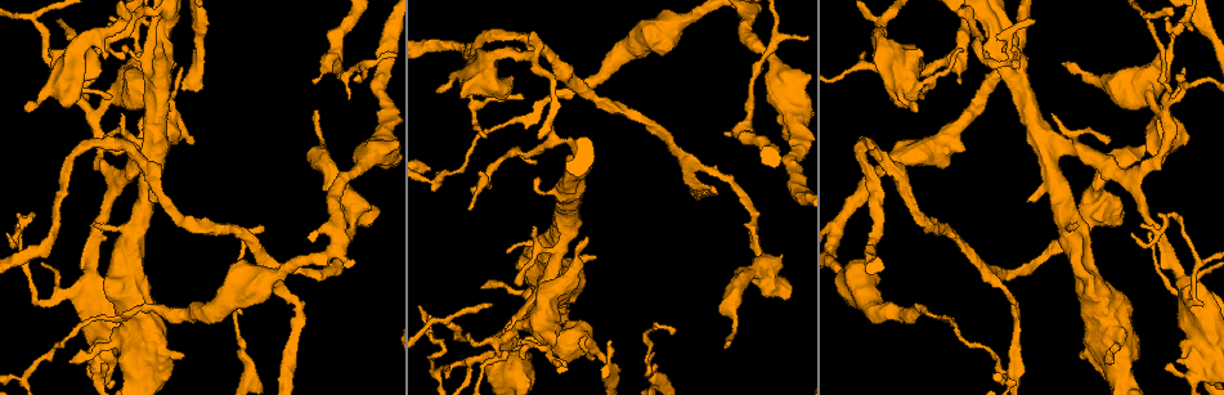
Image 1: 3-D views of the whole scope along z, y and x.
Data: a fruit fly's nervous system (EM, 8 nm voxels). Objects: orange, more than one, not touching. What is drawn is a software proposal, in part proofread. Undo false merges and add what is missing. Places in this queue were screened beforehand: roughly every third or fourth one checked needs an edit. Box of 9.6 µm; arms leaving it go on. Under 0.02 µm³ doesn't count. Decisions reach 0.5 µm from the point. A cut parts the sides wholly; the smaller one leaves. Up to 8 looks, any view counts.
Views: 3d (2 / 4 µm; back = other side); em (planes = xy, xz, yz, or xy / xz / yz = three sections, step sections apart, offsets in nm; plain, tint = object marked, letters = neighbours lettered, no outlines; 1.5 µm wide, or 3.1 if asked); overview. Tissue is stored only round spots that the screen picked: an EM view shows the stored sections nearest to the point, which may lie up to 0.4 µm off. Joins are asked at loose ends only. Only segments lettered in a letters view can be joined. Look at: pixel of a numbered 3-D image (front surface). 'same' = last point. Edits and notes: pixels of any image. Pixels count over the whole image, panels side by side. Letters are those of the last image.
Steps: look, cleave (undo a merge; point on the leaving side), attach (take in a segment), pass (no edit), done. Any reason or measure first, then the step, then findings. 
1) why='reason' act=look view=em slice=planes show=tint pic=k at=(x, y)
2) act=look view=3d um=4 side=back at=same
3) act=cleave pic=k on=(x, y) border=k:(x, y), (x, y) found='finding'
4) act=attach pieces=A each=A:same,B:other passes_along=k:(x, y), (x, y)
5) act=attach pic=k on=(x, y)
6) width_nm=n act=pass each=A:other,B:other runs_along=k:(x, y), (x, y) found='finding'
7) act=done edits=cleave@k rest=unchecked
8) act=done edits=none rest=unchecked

why='branch stops here' act=look view=em slice=planes show=letters pic=1 at=(1064, 62)

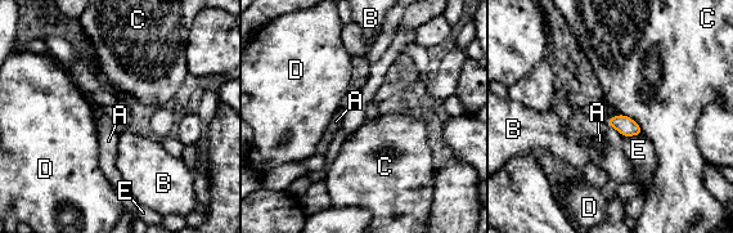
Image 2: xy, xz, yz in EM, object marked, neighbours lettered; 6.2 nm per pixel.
longest_contact=C:200nm act=pass each=A:other,B:other,C:other,D:other,E:other found='none of them fits'

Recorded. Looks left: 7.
why='an open end' act=look view=3d um=4 pic=1 at=(50, 49)

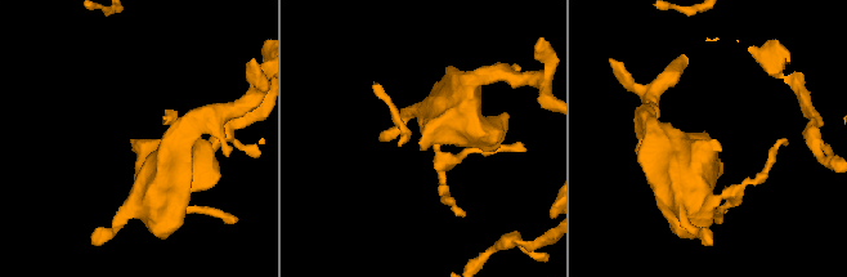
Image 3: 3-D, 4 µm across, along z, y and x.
act=look view=em slice=planes show=letters pic=3 at=(712, 142)

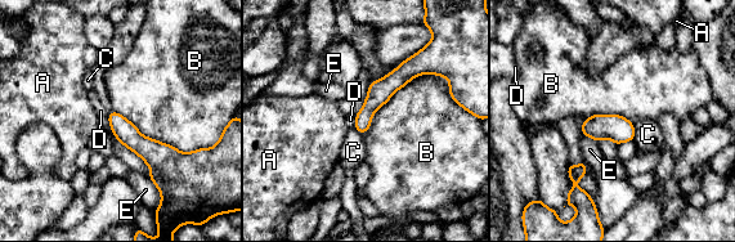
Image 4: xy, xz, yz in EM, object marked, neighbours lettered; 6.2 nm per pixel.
act=pass each=A:other,B:other,C:other,D:other,E:other found='no lettered segment goes on from it'

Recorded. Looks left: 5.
why='tapers out' act=look view=3d um=4 side=back pic=1 at=(472, 194)

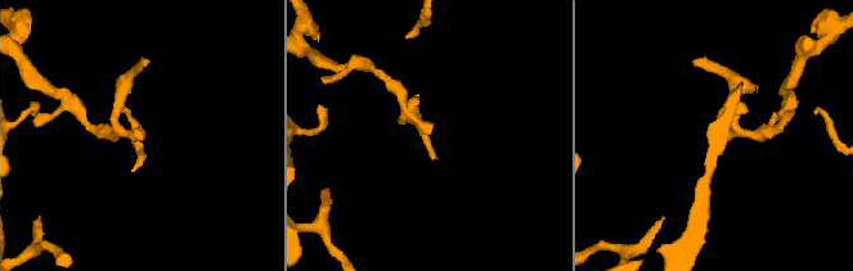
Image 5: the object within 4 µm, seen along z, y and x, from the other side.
why='shape alone is not enough' act=look view=em slice=planes show=plain pic=5 at=(142, 129)

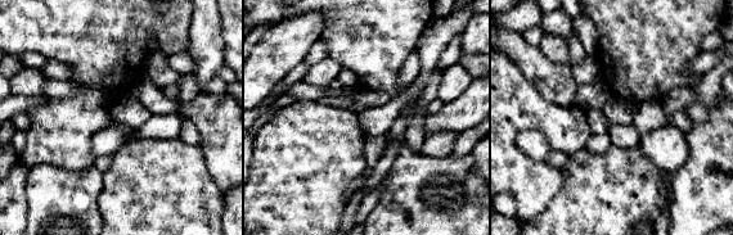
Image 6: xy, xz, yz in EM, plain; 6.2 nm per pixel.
why='see the neighbours' act=look view=em slice=planes show=letters at=same

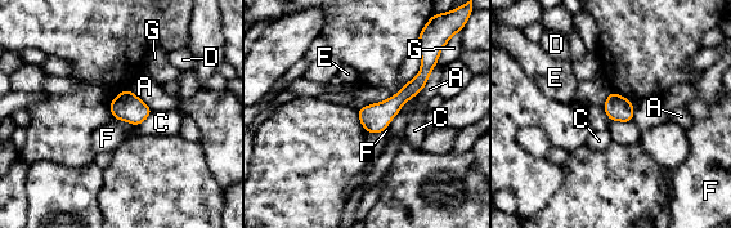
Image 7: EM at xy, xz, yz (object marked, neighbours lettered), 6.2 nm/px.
act=pass each=A:other,C:other,D:other,E:other,F:other,G:other runs_along=7:(427, 68), (370, 129) found='none of them fits'

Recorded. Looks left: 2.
act=done edits=none rest=unchecked

